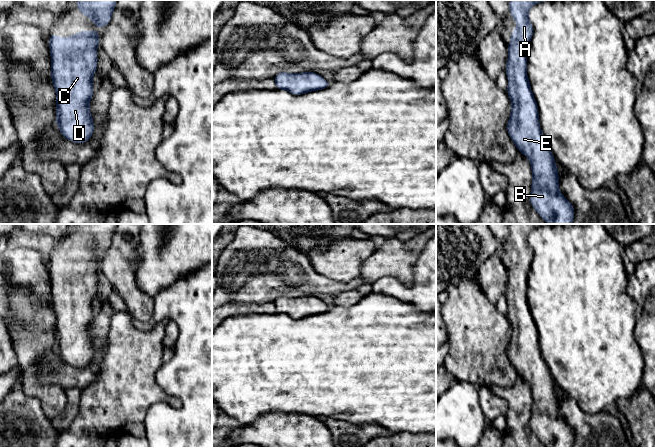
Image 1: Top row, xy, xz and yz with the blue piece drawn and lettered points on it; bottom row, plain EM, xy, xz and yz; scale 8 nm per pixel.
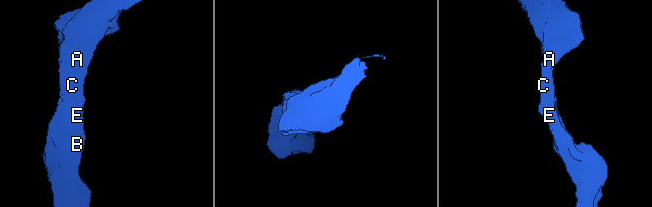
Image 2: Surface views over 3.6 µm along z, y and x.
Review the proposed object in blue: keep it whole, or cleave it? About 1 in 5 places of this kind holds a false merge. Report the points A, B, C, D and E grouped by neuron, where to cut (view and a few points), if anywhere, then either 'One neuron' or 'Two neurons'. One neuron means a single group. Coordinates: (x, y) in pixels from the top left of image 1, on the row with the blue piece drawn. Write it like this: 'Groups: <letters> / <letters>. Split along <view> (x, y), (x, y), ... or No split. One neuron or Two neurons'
Groups: A B C D E. No split. One neuron

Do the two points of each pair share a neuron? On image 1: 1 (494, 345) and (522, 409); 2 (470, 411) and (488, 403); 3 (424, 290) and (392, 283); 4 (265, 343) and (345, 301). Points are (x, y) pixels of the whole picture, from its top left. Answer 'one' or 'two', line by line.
1: two
2: two
3: one
4: two

